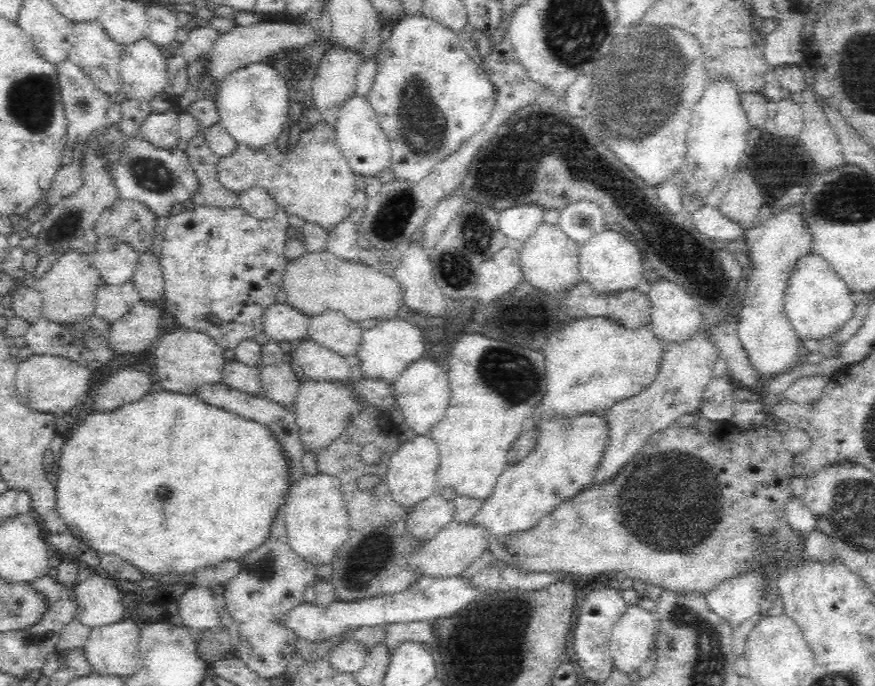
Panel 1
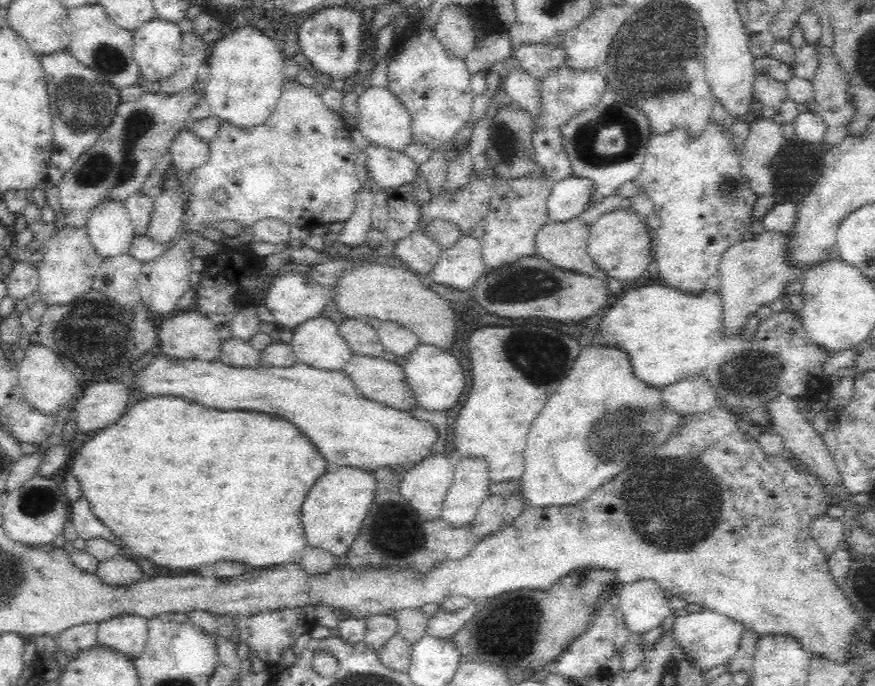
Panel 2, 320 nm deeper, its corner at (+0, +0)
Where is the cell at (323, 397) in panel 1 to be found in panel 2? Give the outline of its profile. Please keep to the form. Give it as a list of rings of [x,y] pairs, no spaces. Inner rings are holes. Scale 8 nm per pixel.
[[[353,355],[340,371],[344,373],[348,383],[352,383],[352,388],[356,389],[360,398],[401,411],[413,407],[412,395],[408,394],[408,386],[404,384],[400,366],[394,362],[385,361],[381,357]]]

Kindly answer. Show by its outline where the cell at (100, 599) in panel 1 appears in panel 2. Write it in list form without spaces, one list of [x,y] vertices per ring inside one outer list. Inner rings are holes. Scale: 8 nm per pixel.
[[[121,556],[114,560],[100,562],[94,572],[105,587],[131,587],[138,584],[144,576],[137,564]]]

